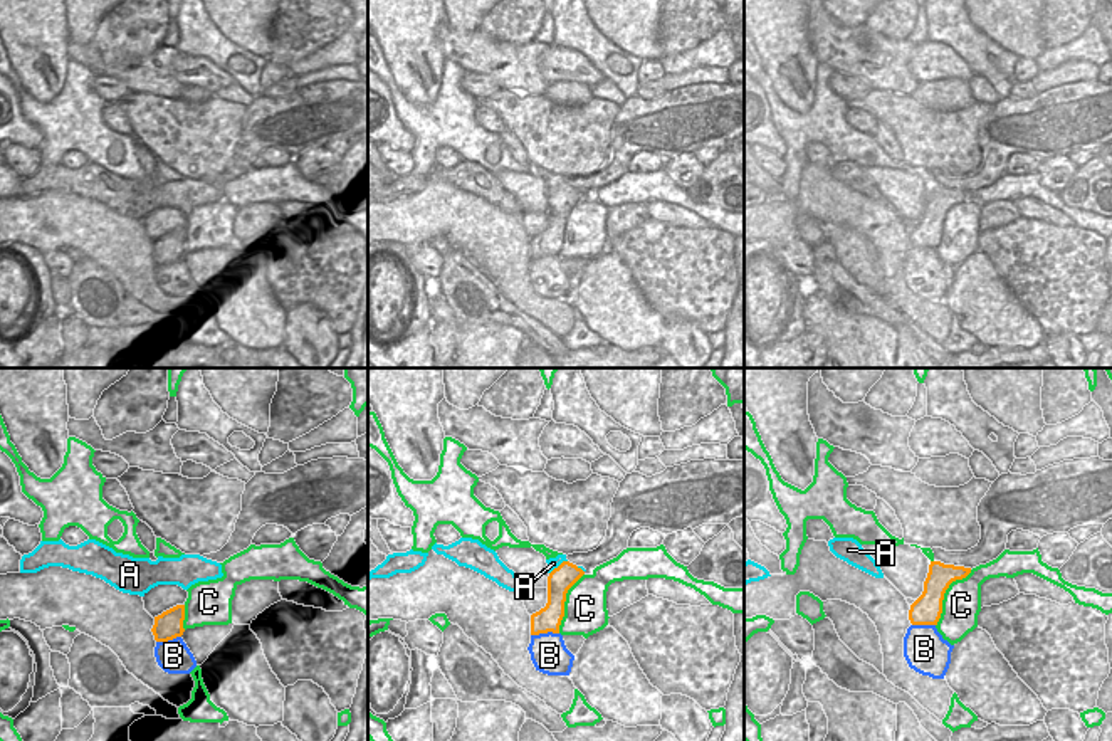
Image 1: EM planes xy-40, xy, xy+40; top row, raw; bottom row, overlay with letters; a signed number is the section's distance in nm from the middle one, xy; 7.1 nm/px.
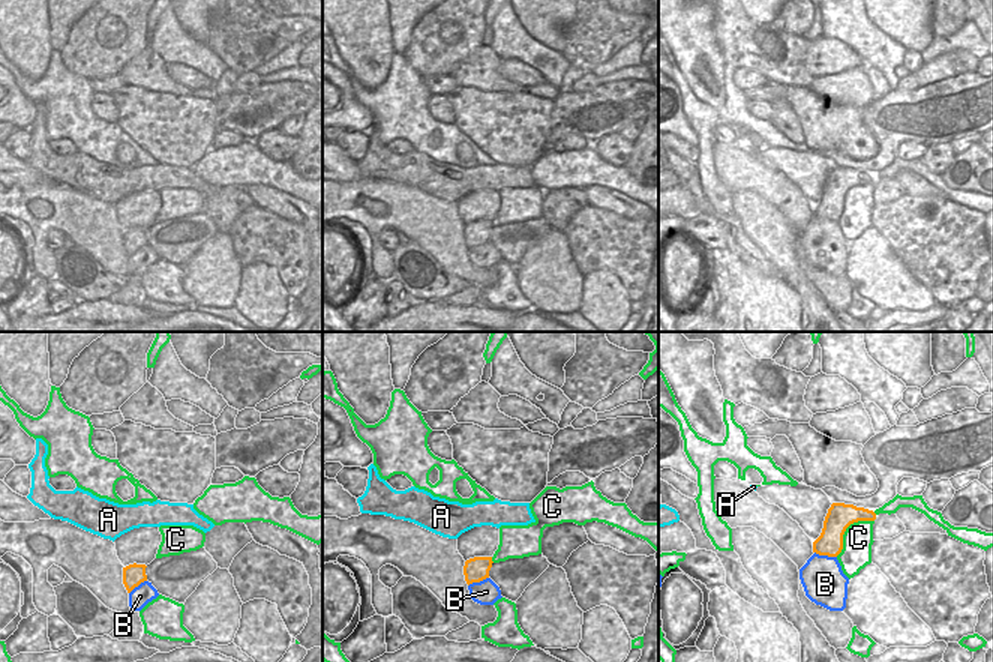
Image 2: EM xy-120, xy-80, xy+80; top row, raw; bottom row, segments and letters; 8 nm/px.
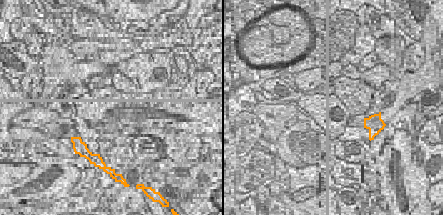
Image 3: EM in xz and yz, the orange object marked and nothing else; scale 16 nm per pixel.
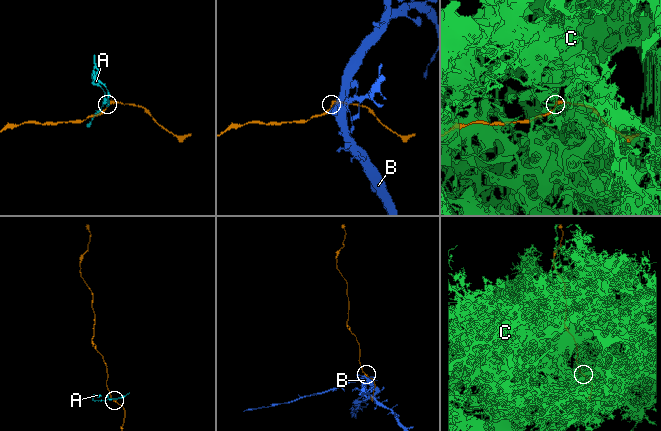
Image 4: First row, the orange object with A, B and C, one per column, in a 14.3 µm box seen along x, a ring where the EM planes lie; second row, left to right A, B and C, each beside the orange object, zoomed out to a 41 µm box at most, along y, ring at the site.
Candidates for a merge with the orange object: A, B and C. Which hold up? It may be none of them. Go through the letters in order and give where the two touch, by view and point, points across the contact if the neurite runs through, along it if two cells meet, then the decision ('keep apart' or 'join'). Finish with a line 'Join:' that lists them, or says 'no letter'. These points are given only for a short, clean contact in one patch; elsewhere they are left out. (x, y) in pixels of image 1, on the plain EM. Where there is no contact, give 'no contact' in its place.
A: xy (560, 189) | along xy (566, 183), (550, 197) | keep apart
B: xy (545, 256) | keep apart
C: xy+40 (943, 219) | keep apart
Join: no letter

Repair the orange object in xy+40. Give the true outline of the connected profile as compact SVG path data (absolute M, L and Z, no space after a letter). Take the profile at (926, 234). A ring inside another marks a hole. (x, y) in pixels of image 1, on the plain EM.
M931 185L929 197L924 205L922 218L910 229L909 244L912 249L937 249L942 237L942 223L949 208L963 203L971 192L944 188Z

